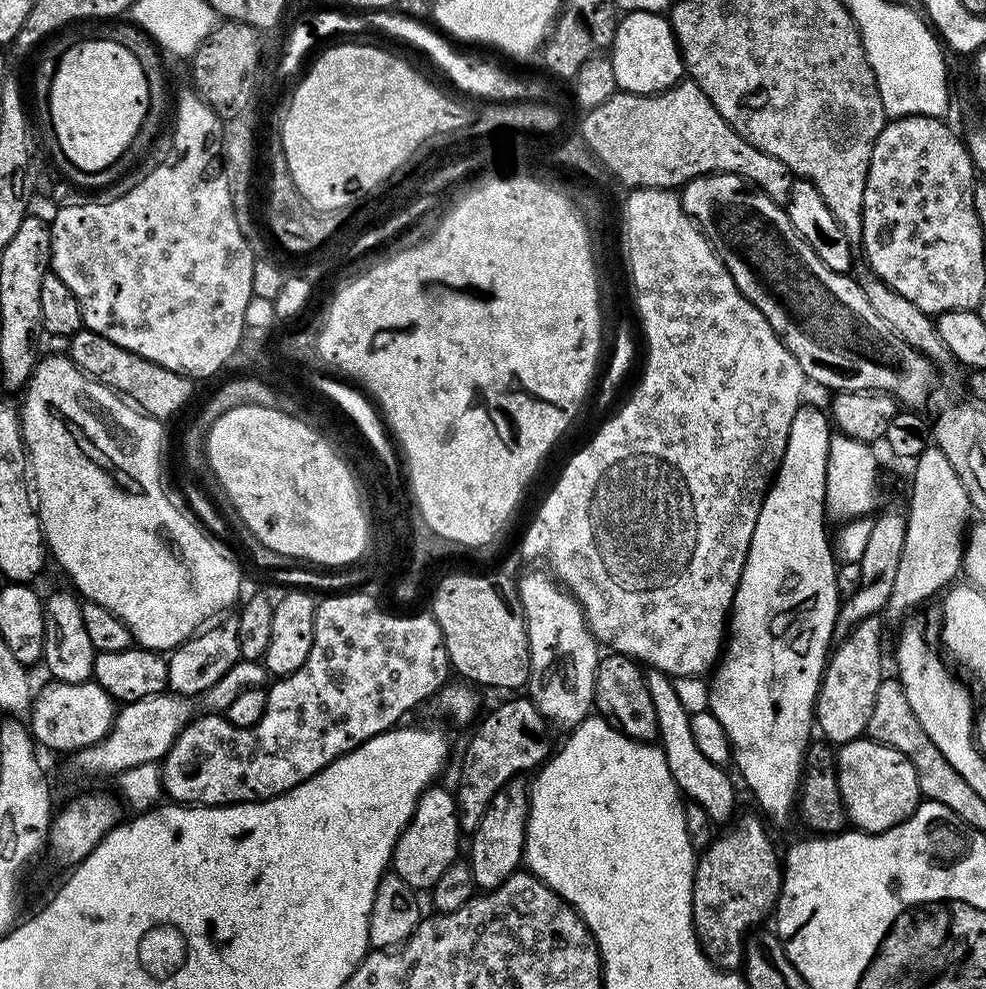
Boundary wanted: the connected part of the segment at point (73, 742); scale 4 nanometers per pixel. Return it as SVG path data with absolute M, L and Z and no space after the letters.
M61 680L48 682L44 689L35 693L30 709L30 731L33 740L41 749L49 748L52 752L68 752L67 754L75 754L80 749L90 746L94 742L98 742L112 728L112 720L116 717L118 711L117 705L111 696L106 694L106 690L102 690L94 682L87 684L67 684Z

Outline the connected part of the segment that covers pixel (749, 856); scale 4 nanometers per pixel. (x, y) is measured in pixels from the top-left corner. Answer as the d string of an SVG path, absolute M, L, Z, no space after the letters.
M759 815L756 816L744 816L740 821L737 819L729 832L724 832L721 836L719 833L712 843L699 853L692 879L692 925L700 948L713 966L726 972L735 972L743 965L746 934L763 925L760 923L763 922L764 915L767 912L769 915L775 909L776 899L780 896L782 860L781 857L780 860L776 857L776 848L764 829L765 821Z

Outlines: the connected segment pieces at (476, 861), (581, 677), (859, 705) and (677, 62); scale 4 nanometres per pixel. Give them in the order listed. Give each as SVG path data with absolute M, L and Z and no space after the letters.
M523 777L508 780L489 802L486 814L471 833L470 857L472 880L477 889L488 891L497 888L515 873L522 864L525 844L525 827L528 824L528 794L530 791Z
M528 572L518 580L518 599L524 609L530 646L527 695L553 729L571 730L593 711L594 678L602 648L588 628L580 603L544 572Z
M880 614L858 622L841 639L844 641L835 645L828 659L824 678L820 681L820 692L816 696L814 724L819 735L833 746L859 740L867 733L874 698L878 698L878 686L886 678L884 652L880 649L884 628L886 621Z
M629 12L621 15L610 47L610 59L617 89L639 96L653 96L655 92L664 92L681 83L685 75L684 60L680 56L680 47L676 45L669 17L659 12Z

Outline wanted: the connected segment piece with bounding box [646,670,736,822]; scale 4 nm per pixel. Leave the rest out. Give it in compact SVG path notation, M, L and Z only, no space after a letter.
M652 670L646 675L646 690L650 690L650 702L654 702L658 747L664 752L666 766L676 787L691 803L700 804L714 822L731 821L732 811L736 808L736 788L721 765L710 762L710 758L699 752L694 734L690 731L690 714L678 699L678 690L674 690L672 682L673 677L665 672Z

